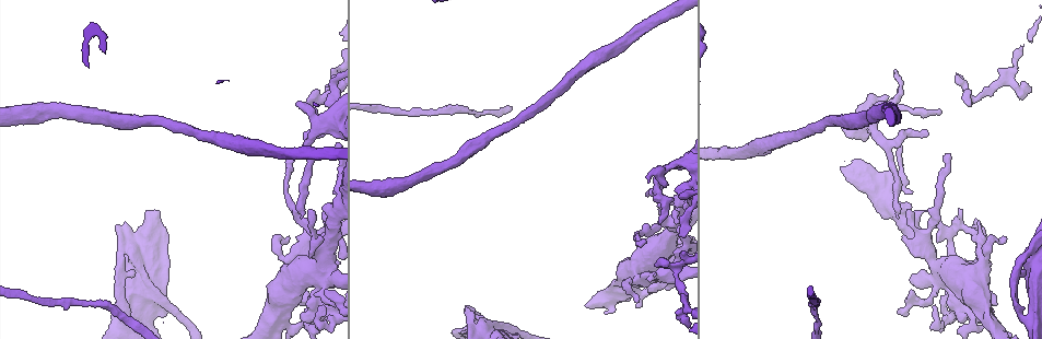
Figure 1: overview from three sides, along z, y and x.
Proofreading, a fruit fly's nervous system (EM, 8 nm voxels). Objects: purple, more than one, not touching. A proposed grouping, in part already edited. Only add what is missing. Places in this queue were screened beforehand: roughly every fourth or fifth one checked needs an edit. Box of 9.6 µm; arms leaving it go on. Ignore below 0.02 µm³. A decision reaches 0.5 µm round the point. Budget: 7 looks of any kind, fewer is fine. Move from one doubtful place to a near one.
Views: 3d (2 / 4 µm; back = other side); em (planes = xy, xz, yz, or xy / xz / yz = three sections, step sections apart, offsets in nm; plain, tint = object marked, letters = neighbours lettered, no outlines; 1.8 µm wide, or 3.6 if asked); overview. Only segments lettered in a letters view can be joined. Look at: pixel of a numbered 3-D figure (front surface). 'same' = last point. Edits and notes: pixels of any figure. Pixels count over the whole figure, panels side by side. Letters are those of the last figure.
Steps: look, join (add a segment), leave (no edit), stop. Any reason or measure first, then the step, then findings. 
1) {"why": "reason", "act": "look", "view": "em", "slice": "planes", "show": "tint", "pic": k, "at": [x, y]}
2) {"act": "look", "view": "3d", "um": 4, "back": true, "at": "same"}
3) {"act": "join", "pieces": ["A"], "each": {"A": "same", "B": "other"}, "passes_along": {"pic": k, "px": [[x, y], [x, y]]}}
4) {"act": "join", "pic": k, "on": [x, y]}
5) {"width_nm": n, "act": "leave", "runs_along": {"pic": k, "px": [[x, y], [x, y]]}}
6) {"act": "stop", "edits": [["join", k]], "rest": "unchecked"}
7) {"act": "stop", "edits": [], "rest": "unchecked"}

{"why": "an open end", "act": "look", "view": "3d", "um": 2, "pic": 1, "at": [957, 77]}

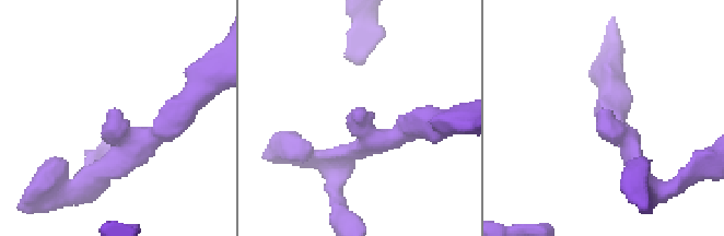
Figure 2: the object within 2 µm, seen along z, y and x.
{"act": "look", "view": "em", "slice": "planes", "show": "letters", "pic": 2, "at": [352, 114]}

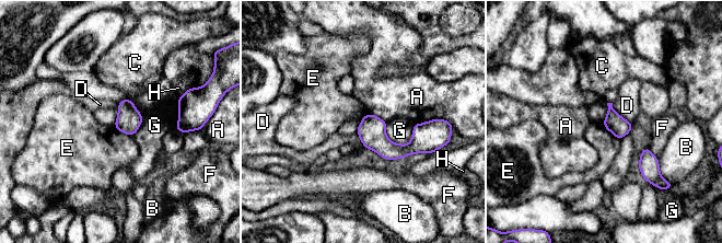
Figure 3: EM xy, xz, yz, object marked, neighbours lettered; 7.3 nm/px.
{"act": "leave", "each": {"A": "other", "B": "other", "C": "other", "D": "other", "E": "other", "F": "other", "G": "other", "H": "other"}, "border": {"pic": 3, "px": [[113, 126], [131, 136]]}, "found": "no lettered segment goes on from it"}

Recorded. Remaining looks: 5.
{"why": "an open end", "act": "look", "view": "em", "slice": "planes", "show": "plain", "pic": 1, "at": [636, 299]}

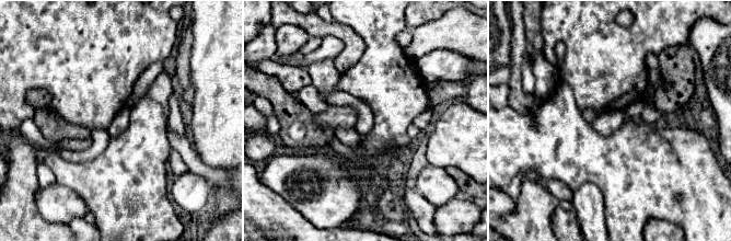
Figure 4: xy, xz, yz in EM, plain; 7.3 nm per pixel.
{"why": "see the neighbours", "act": "look", "view": "em", "slice": "planes", "show": "letters", "at": "same"}

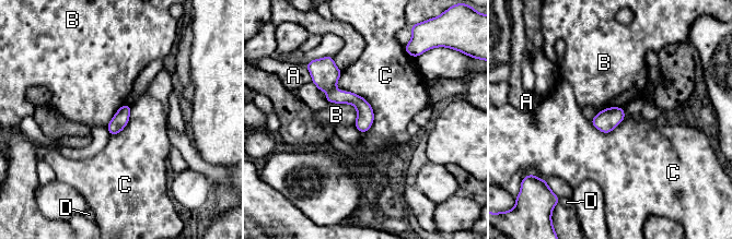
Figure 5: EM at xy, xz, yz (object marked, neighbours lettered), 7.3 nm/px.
{"longest_contact_nm": ["C", 500], "act": "leave", "each": {"A": "other", "B": "other", "C": "other", "D": "other"}, "found": "no lettered segment goes on from it"}

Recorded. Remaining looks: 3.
{"why": "abrupt turn", "act": "look", "view": "em", "um": 3.6, "slice": "planes", "show": "tint", "pic": 1, "at": [664, 246]}

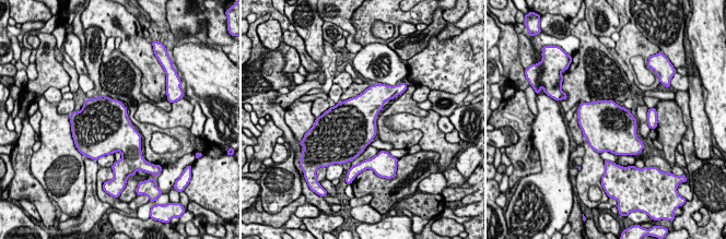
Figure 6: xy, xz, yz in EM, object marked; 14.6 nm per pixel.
{"why": "see the neighbours", "act": "look", "view": "em", "um": 3.6, "slice": "planes", "show": "letters", "at": "same"}

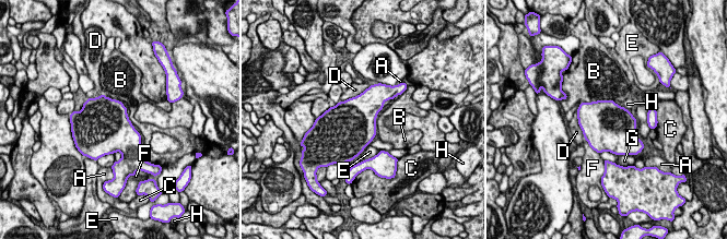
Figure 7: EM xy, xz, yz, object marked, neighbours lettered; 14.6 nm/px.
{"act": "leave", "each": {"A": "other", "B": "other", "C": "other", "D": "other", "E": "other", "F": "other", "G": "other", "H": "other"}, "border": {"pic": 7, "px": [[103, 94], [120, 102]]}, "found": "no lettered segment goes on from it"}

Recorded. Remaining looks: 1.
{"act": "stop", "edits": [], "rest": "unchecked"}

